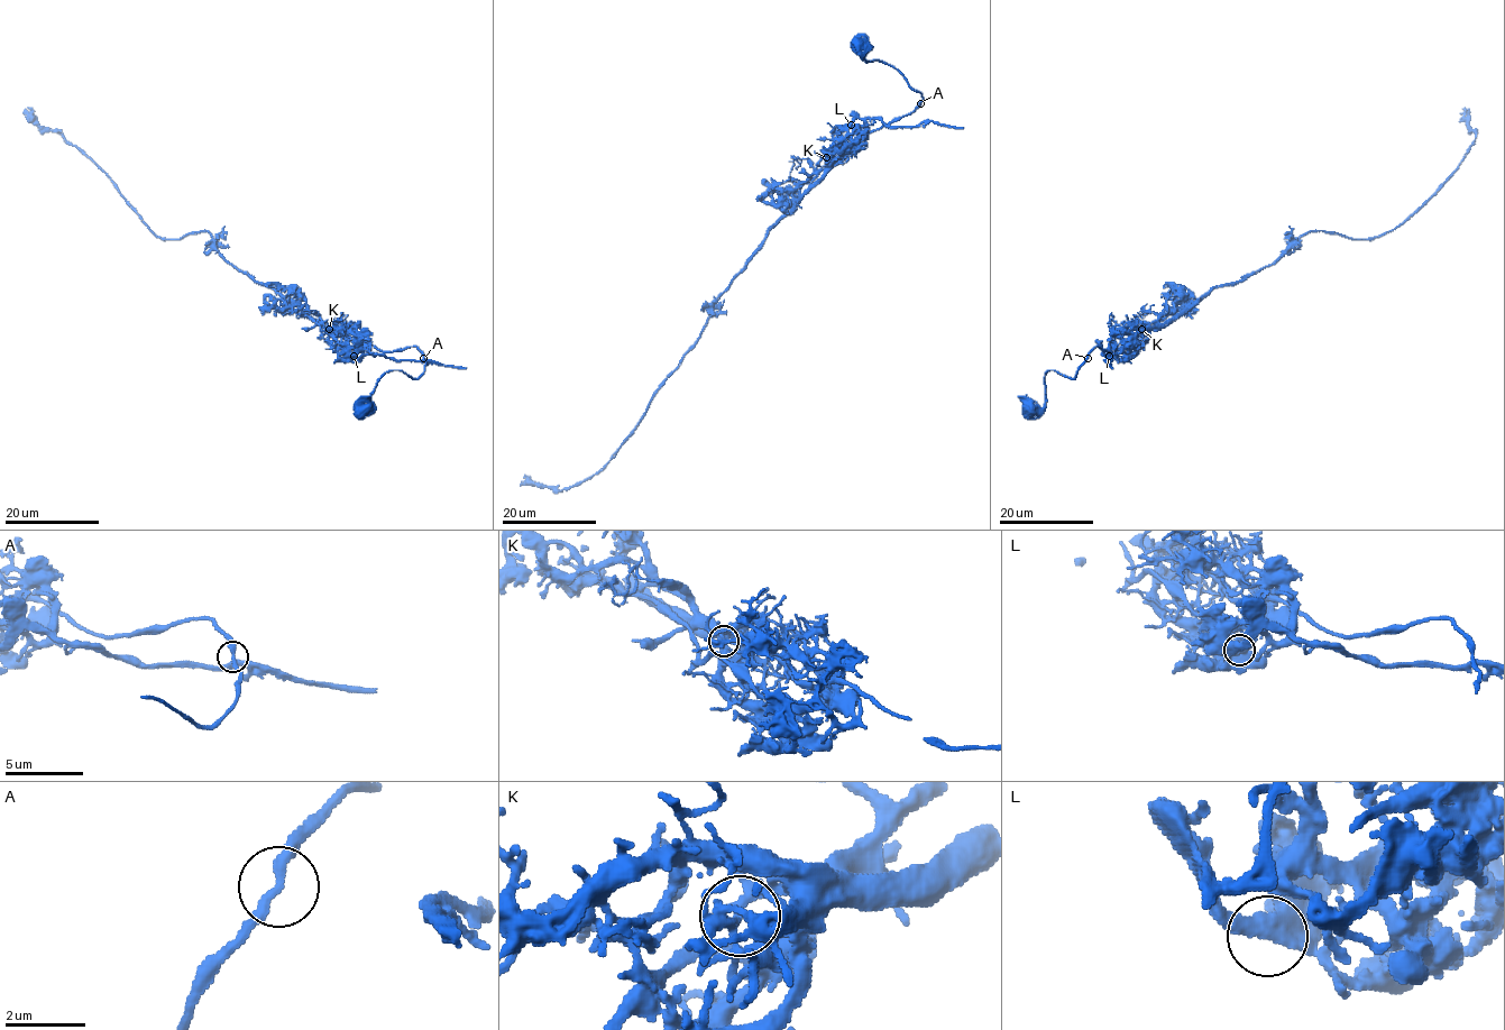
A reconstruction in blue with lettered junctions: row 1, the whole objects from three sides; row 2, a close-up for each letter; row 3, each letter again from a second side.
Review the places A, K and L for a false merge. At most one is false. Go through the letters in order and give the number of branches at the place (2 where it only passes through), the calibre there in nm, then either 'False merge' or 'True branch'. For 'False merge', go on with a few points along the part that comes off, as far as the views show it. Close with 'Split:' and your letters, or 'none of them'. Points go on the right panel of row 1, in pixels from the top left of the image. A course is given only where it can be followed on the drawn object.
A: Branches: 2. Thickness 260 nm. True branch
K: Branches: 3. Thickness 180 nm. False merge. Course of the part to remove: (1141, 329), (1131, 334), (1147, 334), (1175, 309), (1175, 300), (1176, 306), (1191, 303), (1186, 287), (1164, 284)
L: Branches: 2. Thickness 440 nm. True branch
Split: K

